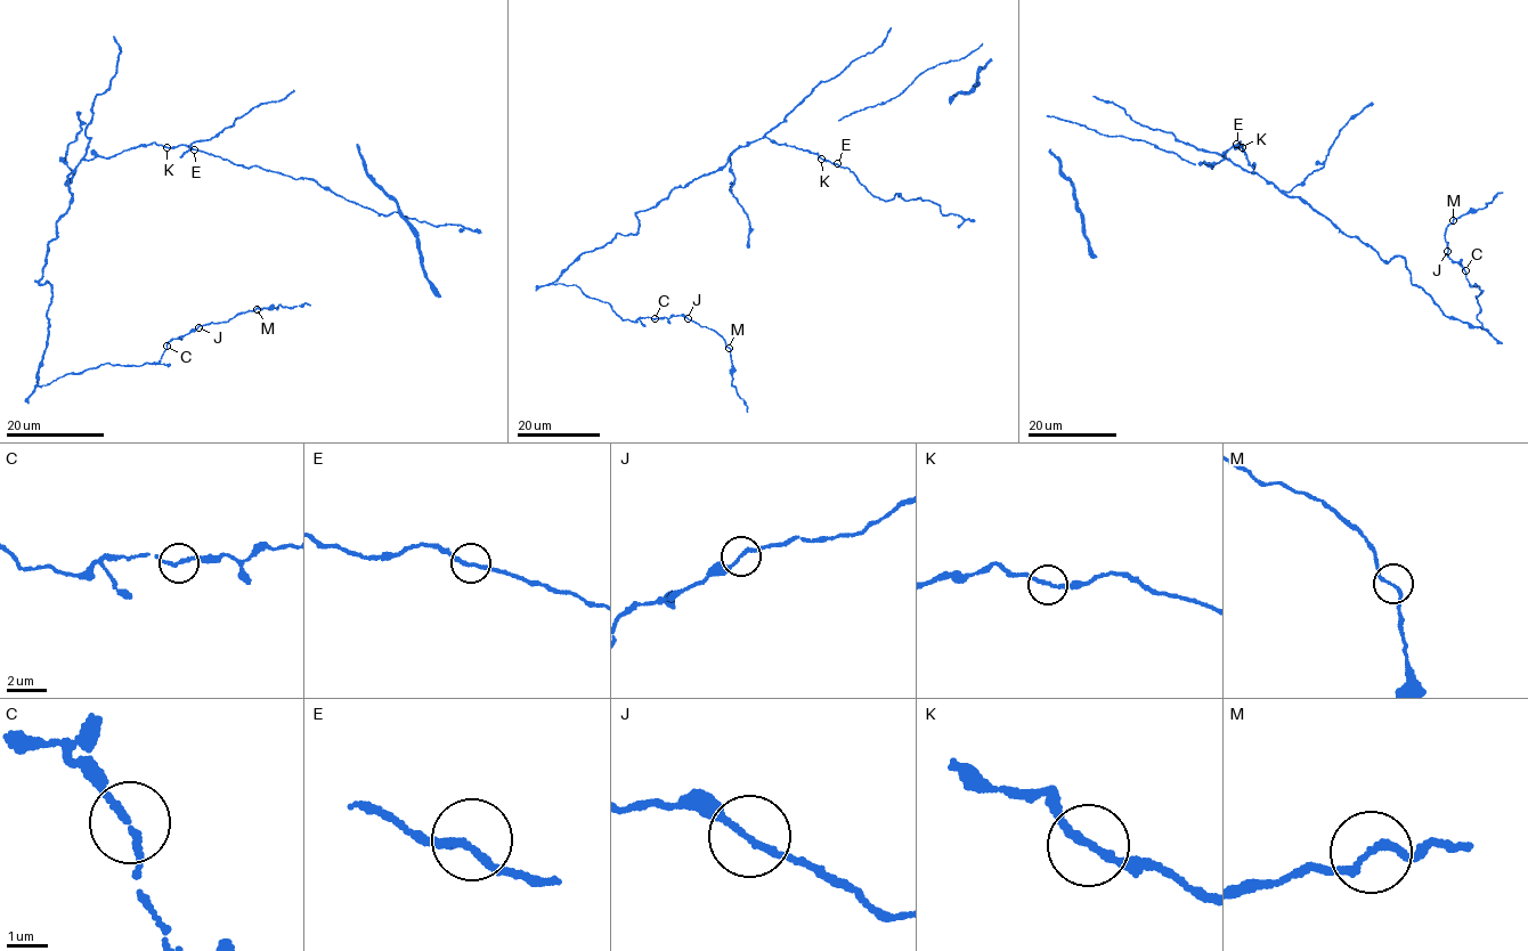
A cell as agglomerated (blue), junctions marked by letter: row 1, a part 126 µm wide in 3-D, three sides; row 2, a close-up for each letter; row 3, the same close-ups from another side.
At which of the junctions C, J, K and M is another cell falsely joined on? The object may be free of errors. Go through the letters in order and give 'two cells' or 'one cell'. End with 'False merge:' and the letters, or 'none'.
C: one cell
J: one cell
K: one cell
M: one cell
False merge: none

